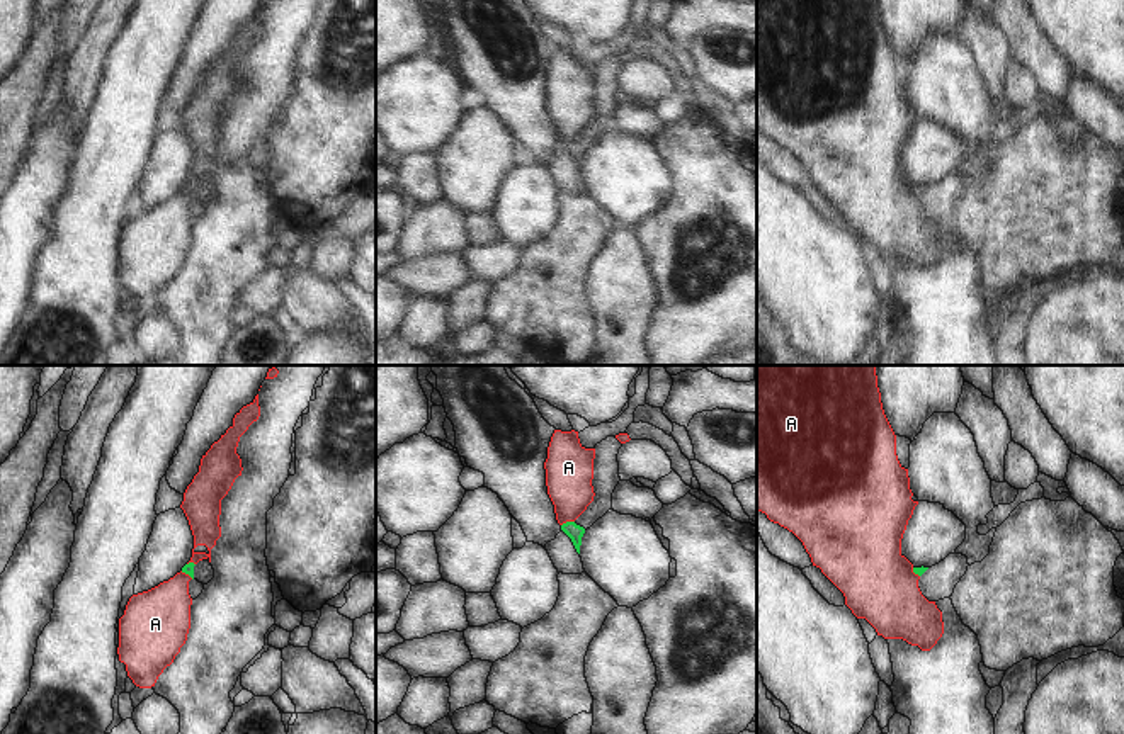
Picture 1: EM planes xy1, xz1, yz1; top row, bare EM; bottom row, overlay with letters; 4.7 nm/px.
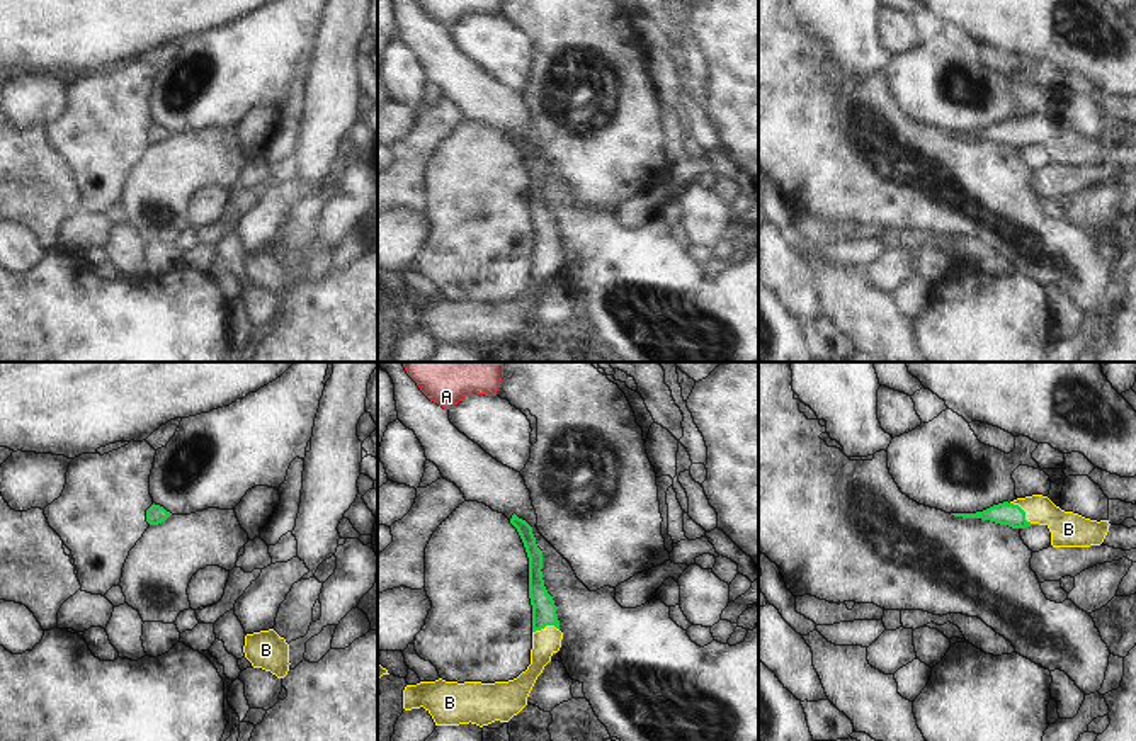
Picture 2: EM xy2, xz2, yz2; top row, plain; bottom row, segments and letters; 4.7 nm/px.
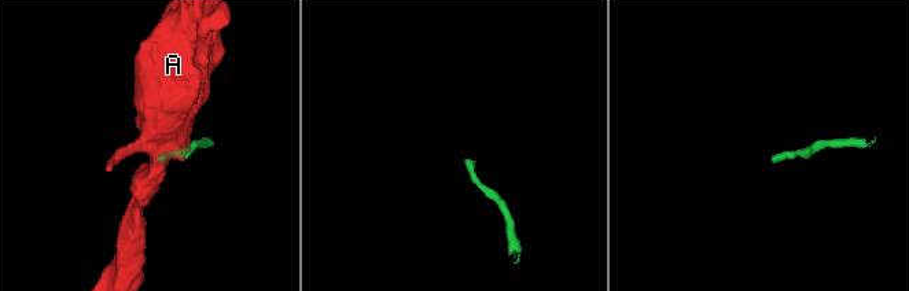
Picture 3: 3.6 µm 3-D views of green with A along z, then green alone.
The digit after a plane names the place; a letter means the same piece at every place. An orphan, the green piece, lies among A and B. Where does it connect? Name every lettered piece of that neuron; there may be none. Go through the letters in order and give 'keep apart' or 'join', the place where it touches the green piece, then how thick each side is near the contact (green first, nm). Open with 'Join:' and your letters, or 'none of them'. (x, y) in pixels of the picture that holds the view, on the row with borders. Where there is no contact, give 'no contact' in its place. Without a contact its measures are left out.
Join: B
A: keep apart; meets green in xz1 at (567, 522); 80 nm thick on the green side, 220 nm on the other
B: join; meets green in yz2 at (1024, 515); 110 nm thick on the green side, 170 nm on the other

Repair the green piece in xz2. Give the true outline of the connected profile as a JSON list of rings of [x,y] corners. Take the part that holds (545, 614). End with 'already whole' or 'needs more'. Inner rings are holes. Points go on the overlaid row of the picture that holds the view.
[[[515,513],[510,523],[517,529],[529,557],[529,598],[532,605],[531,665],[508,682],[420,682],[403,690],[403,709],[423,707],[435,726],[508,722],[525,705],[527,697],[551,656],[559,651],[563,632],[553,597],[542,580],[542,551],[536,544],[532,527]]]; needs more

